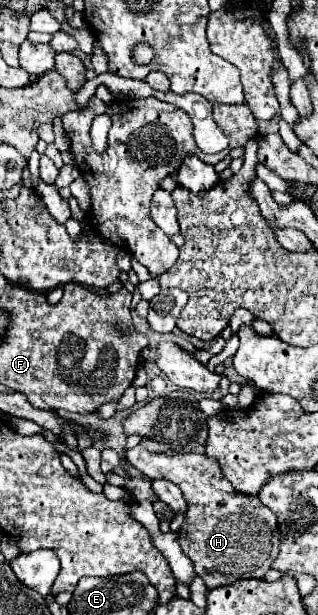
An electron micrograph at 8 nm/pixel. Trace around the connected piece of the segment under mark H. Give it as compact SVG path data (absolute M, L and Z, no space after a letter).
M142 445L124 449L124 459L152 481L166 479L182 491L188 501L188 513L178 531L180 545L184 555L192 561L196 575L204 579L208 589L240 579L260 579L270 569L280 551L276 515L264 507L258 497L236 491L222 475L216 459L200 453L160 455Z

